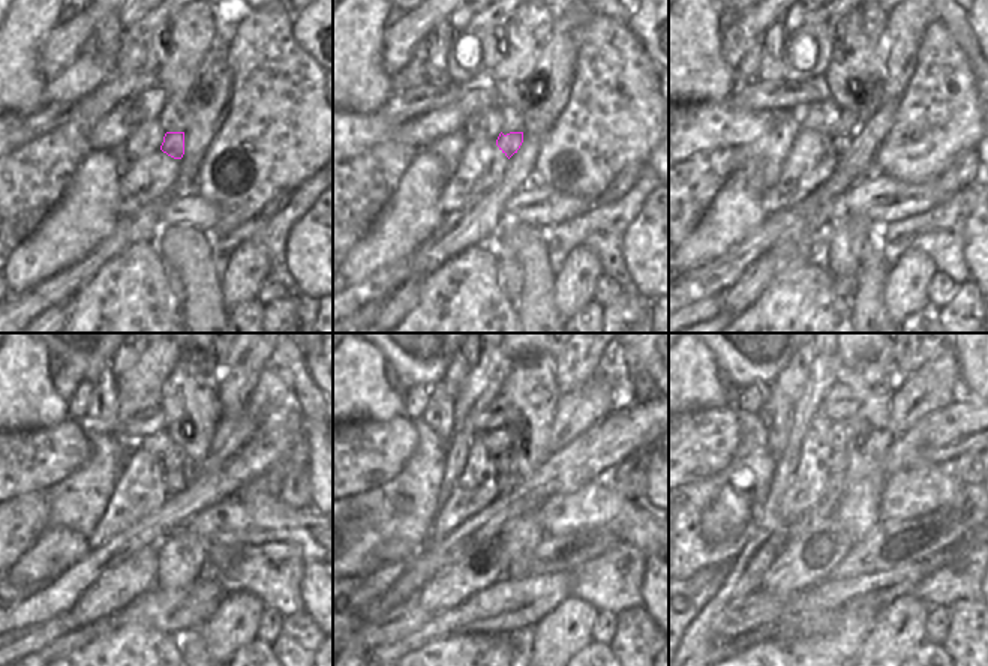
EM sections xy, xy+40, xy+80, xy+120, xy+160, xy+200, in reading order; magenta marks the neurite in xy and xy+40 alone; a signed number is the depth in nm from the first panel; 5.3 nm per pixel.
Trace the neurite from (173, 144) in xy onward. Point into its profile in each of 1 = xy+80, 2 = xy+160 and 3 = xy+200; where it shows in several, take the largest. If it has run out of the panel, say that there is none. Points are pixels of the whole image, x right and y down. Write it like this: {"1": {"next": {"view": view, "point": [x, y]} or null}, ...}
{"1": {"next": {"view": "xy+80", "point": [841, 143]}}, "2": {"next": {"view": "xy+160", "point": [505, 483]}}, "3": {"next": {"view": "xy+200", "point": [835, 486]}}}

